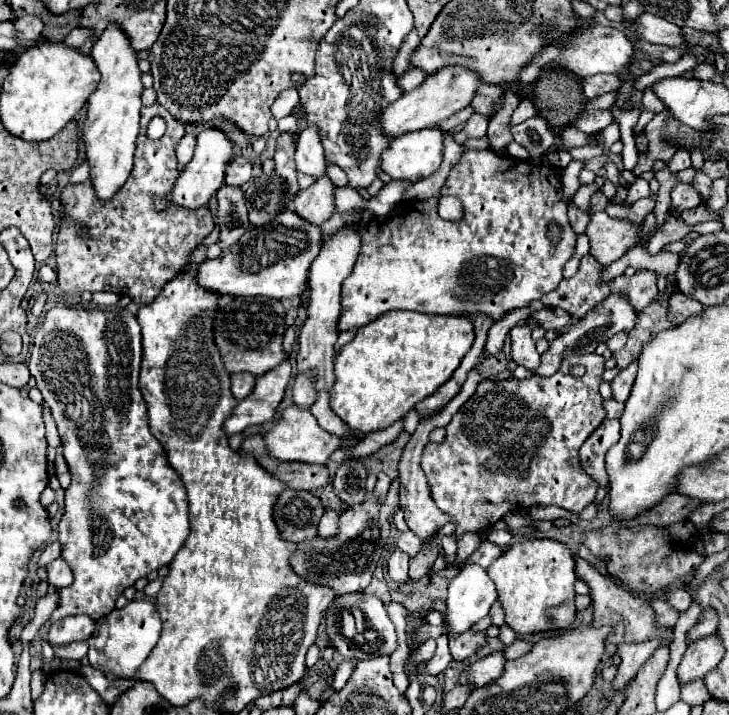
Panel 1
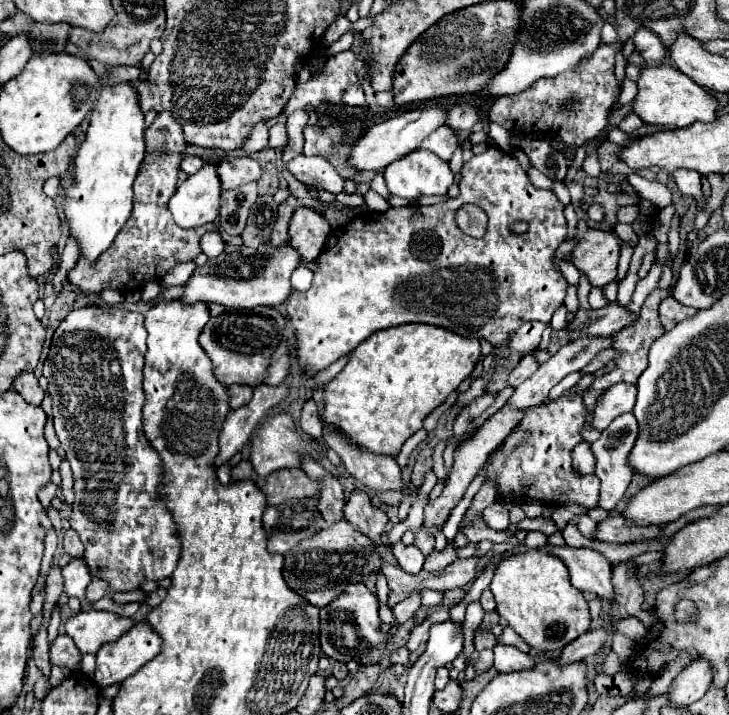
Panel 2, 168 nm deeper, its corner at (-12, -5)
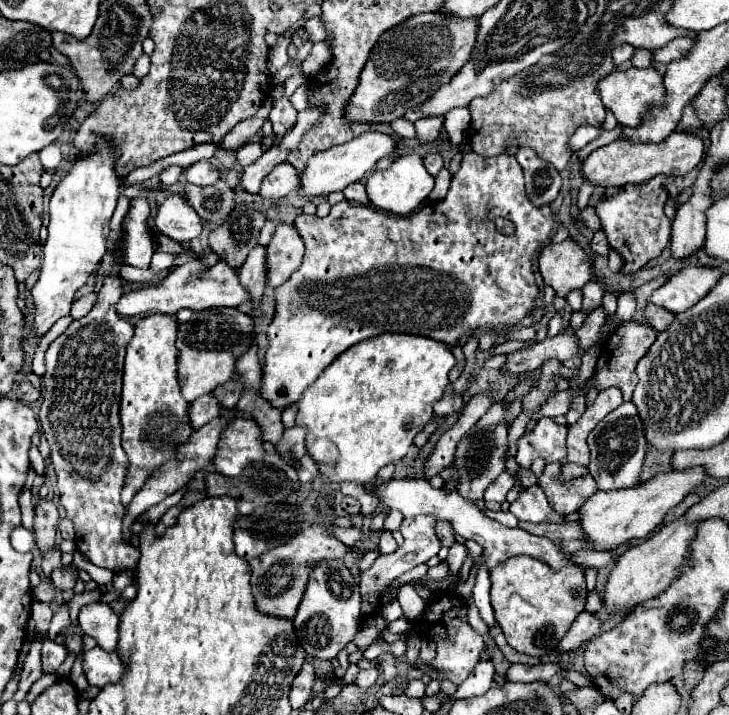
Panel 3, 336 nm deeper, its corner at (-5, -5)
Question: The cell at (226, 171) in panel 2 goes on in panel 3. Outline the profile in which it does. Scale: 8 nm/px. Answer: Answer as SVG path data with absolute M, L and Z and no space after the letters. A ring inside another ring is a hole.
M197 161L197 163L193 163L191 167L185 169L183 175L185 175L185 179L189 183L199 185L199 187L215 185L221 179L219 167L213 167L213 163L209 163L209 161Z

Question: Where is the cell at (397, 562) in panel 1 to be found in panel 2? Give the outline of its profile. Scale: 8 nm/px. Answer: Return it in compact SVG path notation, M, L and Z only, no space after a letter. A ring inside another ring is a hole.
M398 541L396 545L392 545L392 553L406 573L416 575L422 571L426 555L422 555L422 551L416 545L404 545L402 541Z

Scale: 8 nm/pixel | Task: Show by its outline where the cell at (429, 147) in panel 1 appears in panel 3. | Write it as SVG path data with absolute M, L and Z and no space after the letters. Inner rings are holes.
M409 153L409 155L397 157L389 169L375 171L367 179L365 187L367 187L369 199L375 207L395 213L395 215L407 215L407 213L413 213L429 197L429 193L435 187L435 177L425 169L423 159L417 153Z

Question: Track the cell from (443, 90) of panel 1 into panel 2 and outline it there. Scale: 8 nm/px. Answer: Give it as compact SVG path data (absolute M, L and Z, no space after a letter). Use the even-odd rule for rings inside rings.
M442 105L436 107L426 107L426 109L416 109L416 111L406 111L398 117L380 121L372 127L366 129L366 133L360 137L360 141L352 147L348 165L354 167L356 171L382 171L388 167L388 163L402 159L404 155L412 153L418 149L418 145L440 125L444 125L446 119L446 109Z

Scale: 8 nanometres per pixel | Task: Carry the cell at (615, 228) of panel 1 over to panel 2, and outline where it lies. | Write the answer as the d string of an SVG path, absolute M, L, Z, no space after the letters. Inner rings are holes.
M588 229L570 253L570 263L588 277L592 287L604 287L616 277L620 257L618 239L610 231Z

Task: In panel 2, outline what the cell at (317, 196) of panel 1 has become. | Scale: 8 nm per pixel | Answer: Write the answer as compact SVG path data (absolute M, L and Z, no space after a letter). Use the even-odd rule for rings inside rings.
M296 207L294 215L290 219L288 235L290 235L288 241L292 243L292 247L296 247L296 251L300 251L302 265L308 265L322 251L322 247L330 235L330 225L314 209Z

